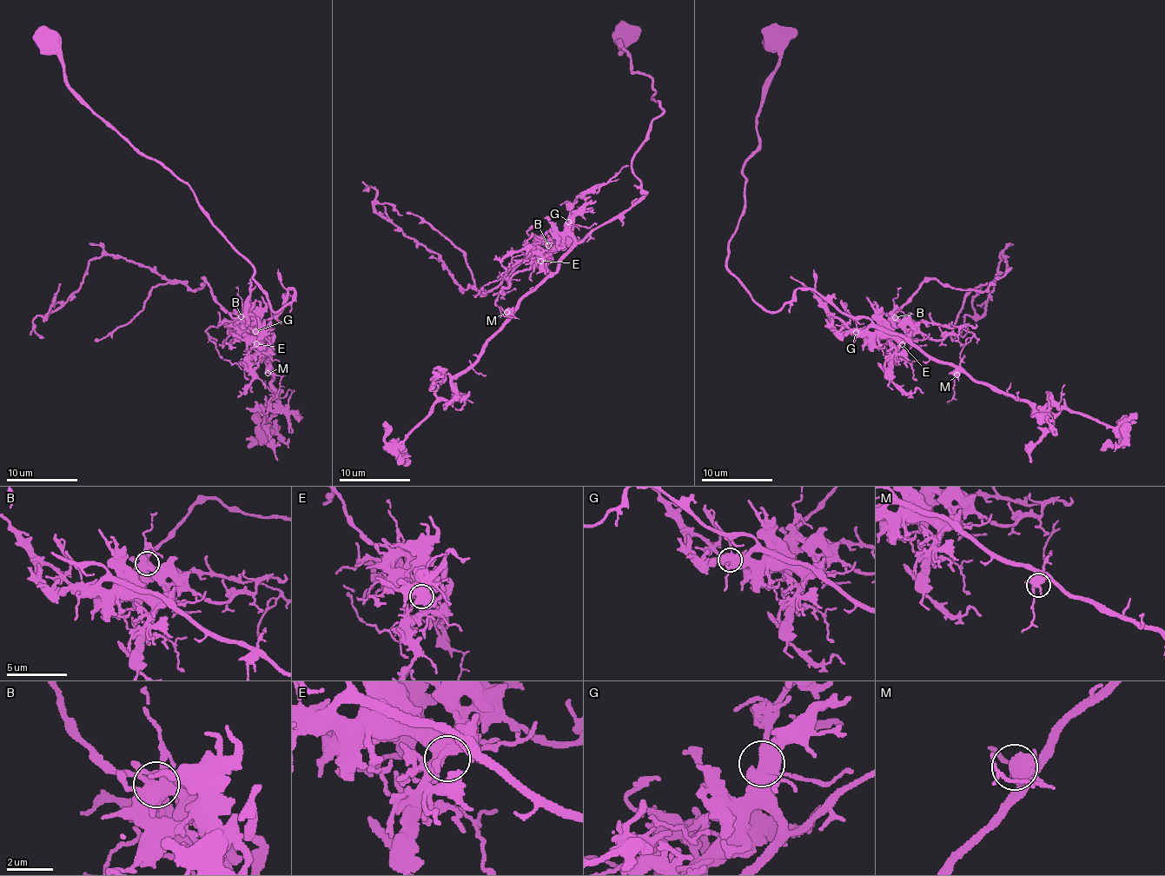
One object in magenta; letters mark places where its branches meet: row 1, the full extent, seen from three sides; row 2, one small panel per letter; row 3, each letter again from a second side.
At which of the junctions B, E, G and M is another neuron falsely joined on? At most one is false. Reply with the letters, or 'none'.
B

